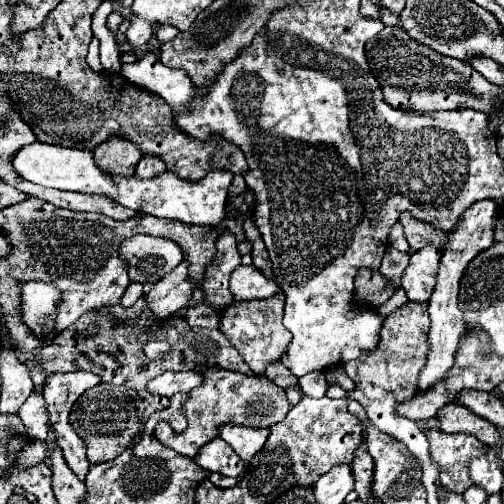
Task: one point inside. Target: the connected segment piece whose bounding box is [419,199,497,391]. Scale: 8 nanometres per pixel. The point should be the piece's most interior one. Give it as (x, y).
(475, 234)

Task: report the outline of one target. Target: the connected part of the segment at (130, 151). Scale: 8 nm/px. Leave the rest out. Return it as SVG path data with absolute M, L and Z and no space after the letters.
M111 137L93 151L93 159L103 173L121 179L131 177L135 173L135 167L141 159L141 151L135 147L135 143L127 143L121 137Z

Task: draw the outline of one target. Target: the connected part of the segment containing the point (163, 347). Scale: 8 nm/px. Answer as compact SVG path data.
M149 341L149 343L145 345L145 355L147 355L147 359L151 359L151 361L165 359L165 357L169 355L169 351L171 351L171 345L165 343L165 341Z

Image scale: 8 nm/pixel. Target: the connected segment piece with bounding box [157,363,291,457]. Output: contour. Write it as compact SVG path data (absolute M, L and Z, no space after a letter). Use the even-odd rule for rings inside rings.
M201 363L193 371L197 371L203 377L203 383L191 389L189 399L183 403L183 413L187 417L187 429L183 433L175 433L163 423L157 427L157 439L163 441L173 451L177 451L179 455L193 457L199 451L199 447L207 443L207 439L217 437L217 427L221 423L233 421L243 427L263 429L263 427L271 427L279 423L281 419L285 419L285 415L291 409L287 397L283 395L283 389L273 385L265 377L251 379L247 375L239 375L239 373L221 369L221 367L207 367Z

